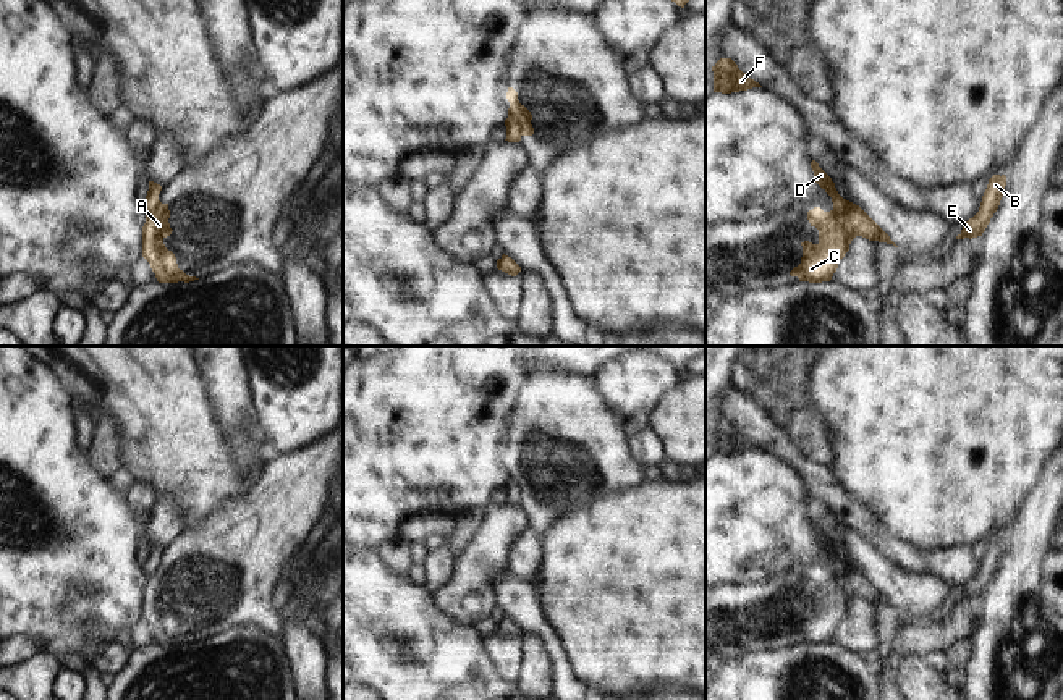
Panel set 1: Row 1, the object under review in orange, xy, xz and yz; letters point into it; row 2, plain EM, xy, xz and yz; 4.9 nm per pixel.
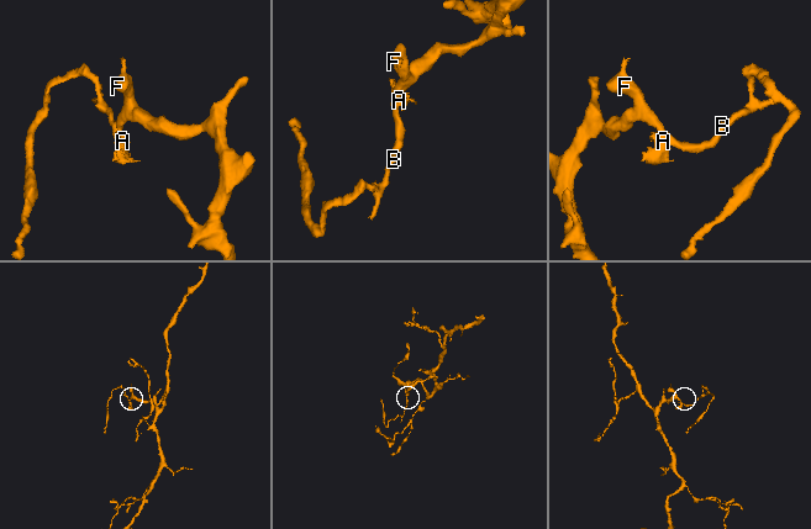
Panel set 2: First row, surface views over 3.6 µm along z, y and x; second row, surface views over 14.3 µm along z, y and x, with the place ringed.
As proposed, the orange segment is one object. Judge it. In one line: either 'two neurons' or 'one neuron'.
two neurons

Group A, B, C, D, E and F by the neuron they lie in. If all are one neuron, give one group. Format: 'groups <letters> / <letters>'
groups A C / B D E F

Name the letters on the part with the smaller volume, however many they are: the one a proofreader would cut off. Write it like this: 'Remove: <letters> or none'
Remove: A, C.

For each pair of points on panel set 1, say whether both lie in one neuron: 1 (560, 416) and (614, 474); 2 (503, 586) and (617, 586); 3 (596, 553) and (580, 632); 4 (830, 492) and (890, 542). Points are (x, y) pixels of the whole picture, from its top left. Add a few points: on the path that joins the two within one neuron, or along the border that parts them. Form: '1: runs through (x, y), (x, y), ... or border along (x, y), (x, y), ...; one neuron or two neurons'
1: runs through (575, 430), (592, 446), (599, 459); one neuron
2: border along (533, 586), (542, 615), (549, 621); two neurons
3: runs through (596, 573), (596, 613); one neuron
4: runs through (845, 505), (876, 534); one neuron

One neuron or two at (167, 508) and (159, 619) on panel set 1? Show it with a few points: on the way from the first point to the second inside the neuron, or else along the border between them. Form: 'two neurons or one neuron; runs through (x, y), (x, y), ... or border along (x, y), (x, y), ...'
two neurons; border along (185, 527), (162, 550)

